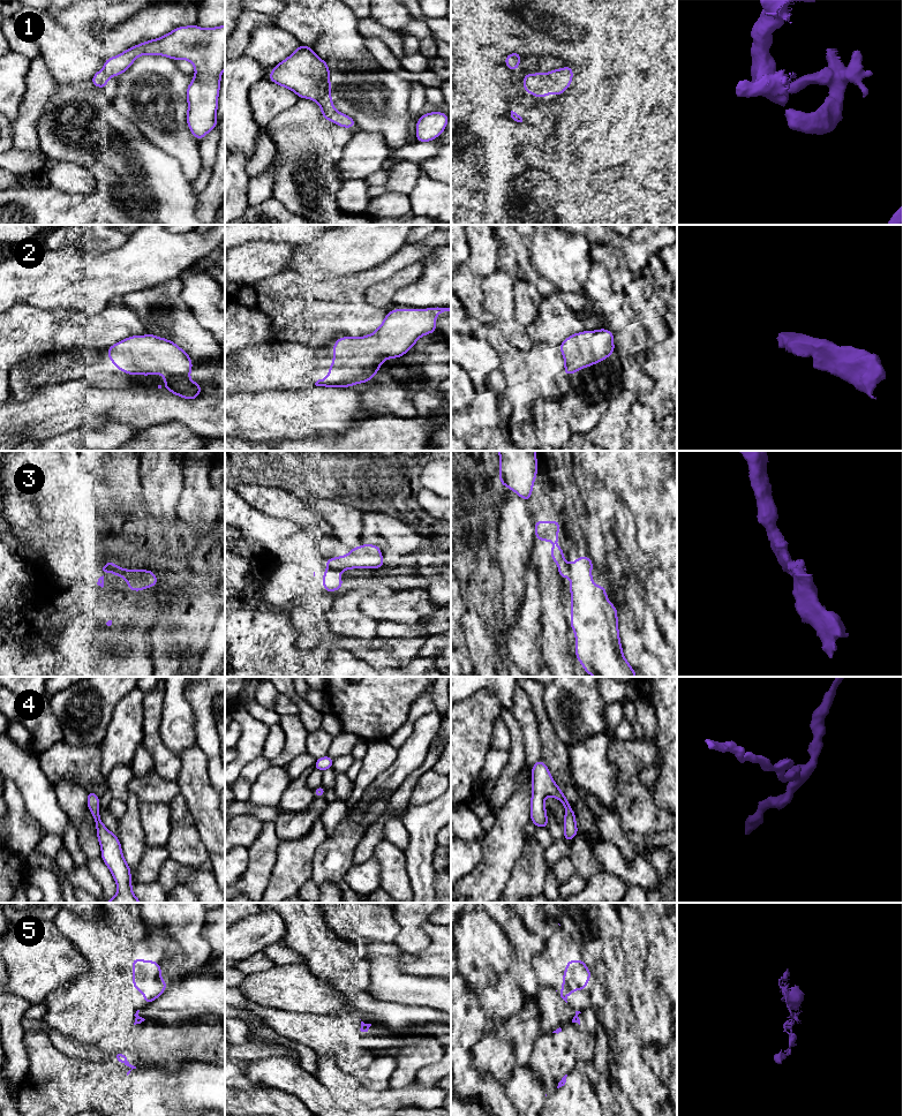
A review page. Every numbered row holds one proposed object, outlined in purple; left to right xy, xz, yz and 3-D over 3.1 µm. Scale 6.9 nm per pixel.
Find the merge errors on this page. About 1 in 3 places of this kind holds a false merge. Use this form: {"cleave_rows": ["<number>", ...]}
{"cleave_rows": ["3", "5"]}

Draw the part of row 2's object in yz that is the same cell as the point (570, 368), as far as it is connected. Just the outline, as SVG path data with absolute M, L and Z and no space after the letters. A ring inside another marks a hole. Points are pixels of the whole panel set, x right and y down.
M607 329L574 333L558 347L565 361L564 376L604 361L615 353L614 334Z

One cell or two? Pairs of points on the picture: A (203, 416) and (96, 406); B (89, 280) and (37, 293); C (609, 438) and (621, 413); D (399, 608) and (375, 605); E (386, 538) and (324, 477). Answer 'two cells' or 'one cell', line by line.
A: one cell
B: one cell
C: one cell
D: one cell
E: two cells

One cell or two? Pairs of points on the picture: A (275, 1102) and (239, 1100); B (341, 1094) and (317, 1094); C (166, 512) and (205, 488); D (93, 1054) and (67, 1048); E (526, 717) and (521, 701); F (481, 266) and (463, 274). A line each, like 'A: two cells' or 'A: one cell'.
A: one cell
B: two cells
C: two cells
D: one cell
E: one cell
F: two cells

